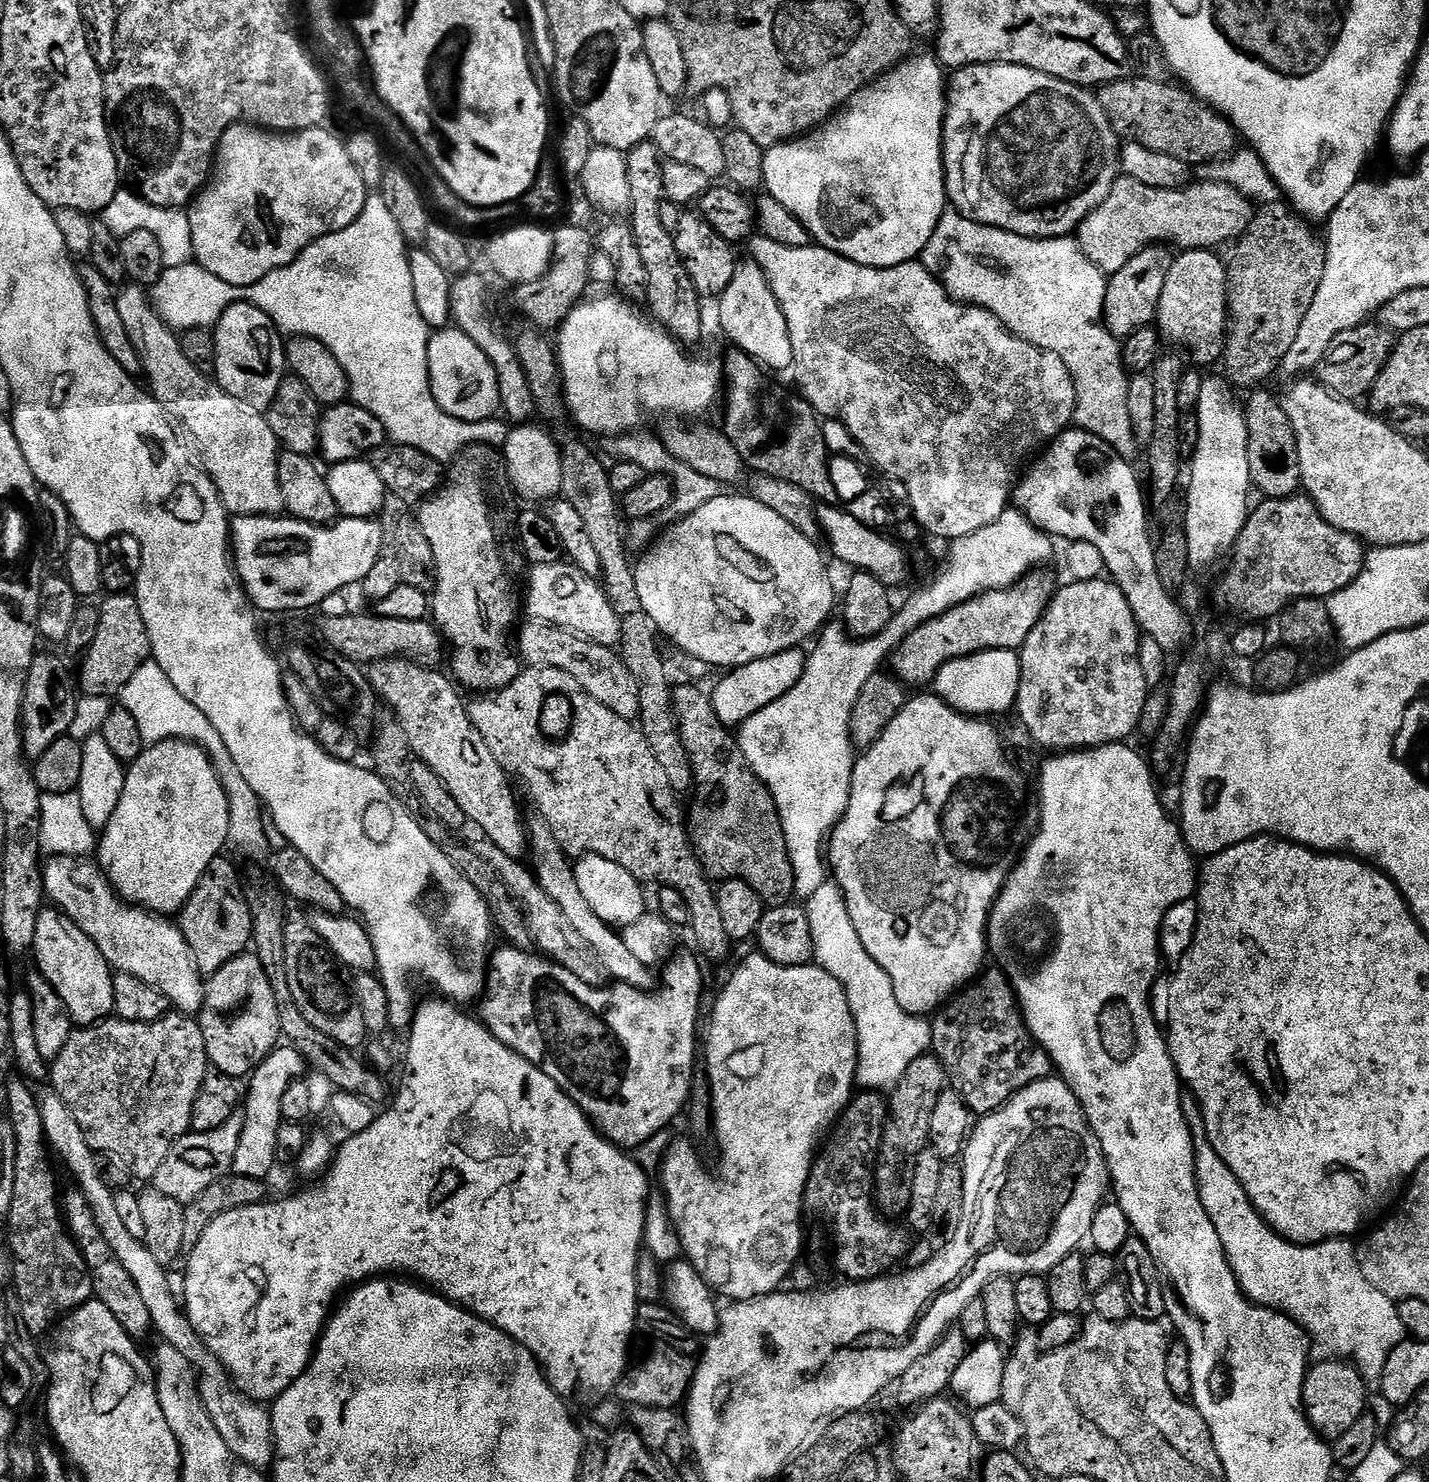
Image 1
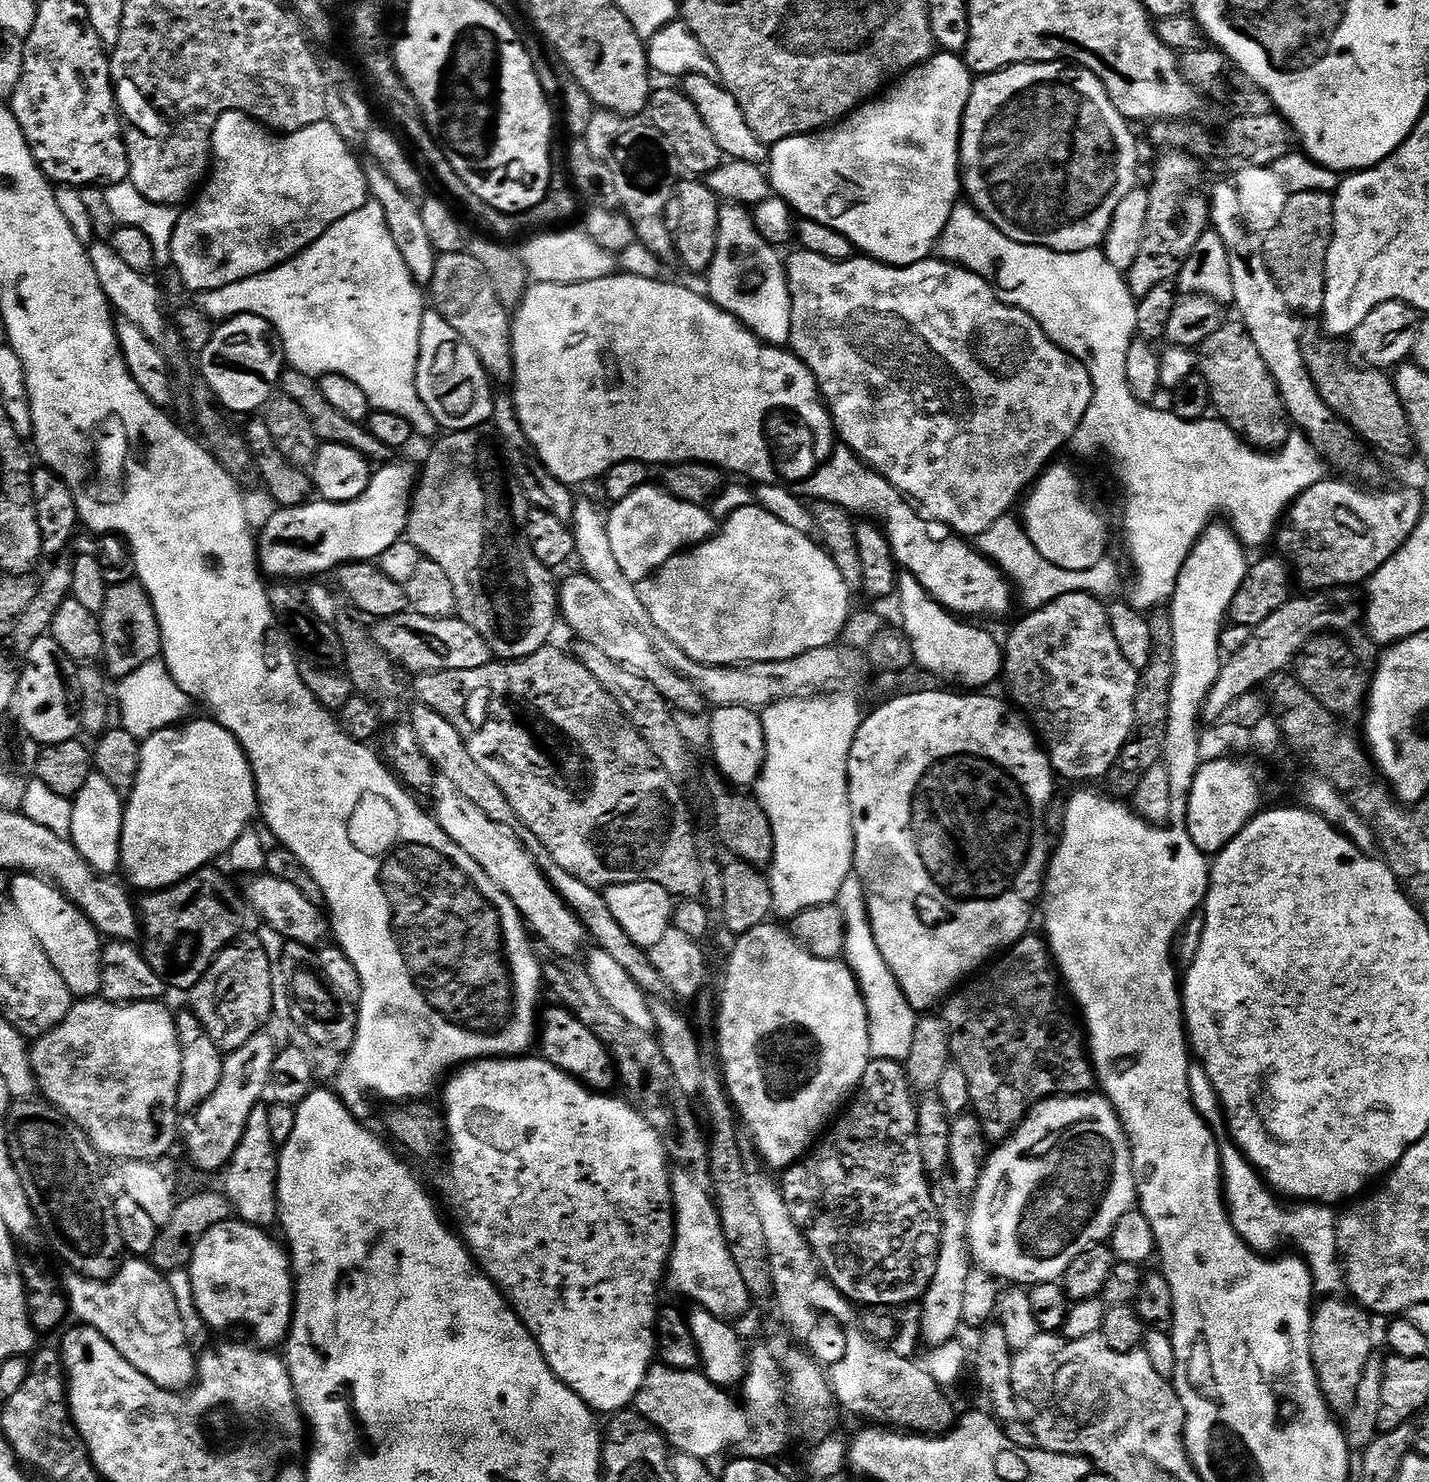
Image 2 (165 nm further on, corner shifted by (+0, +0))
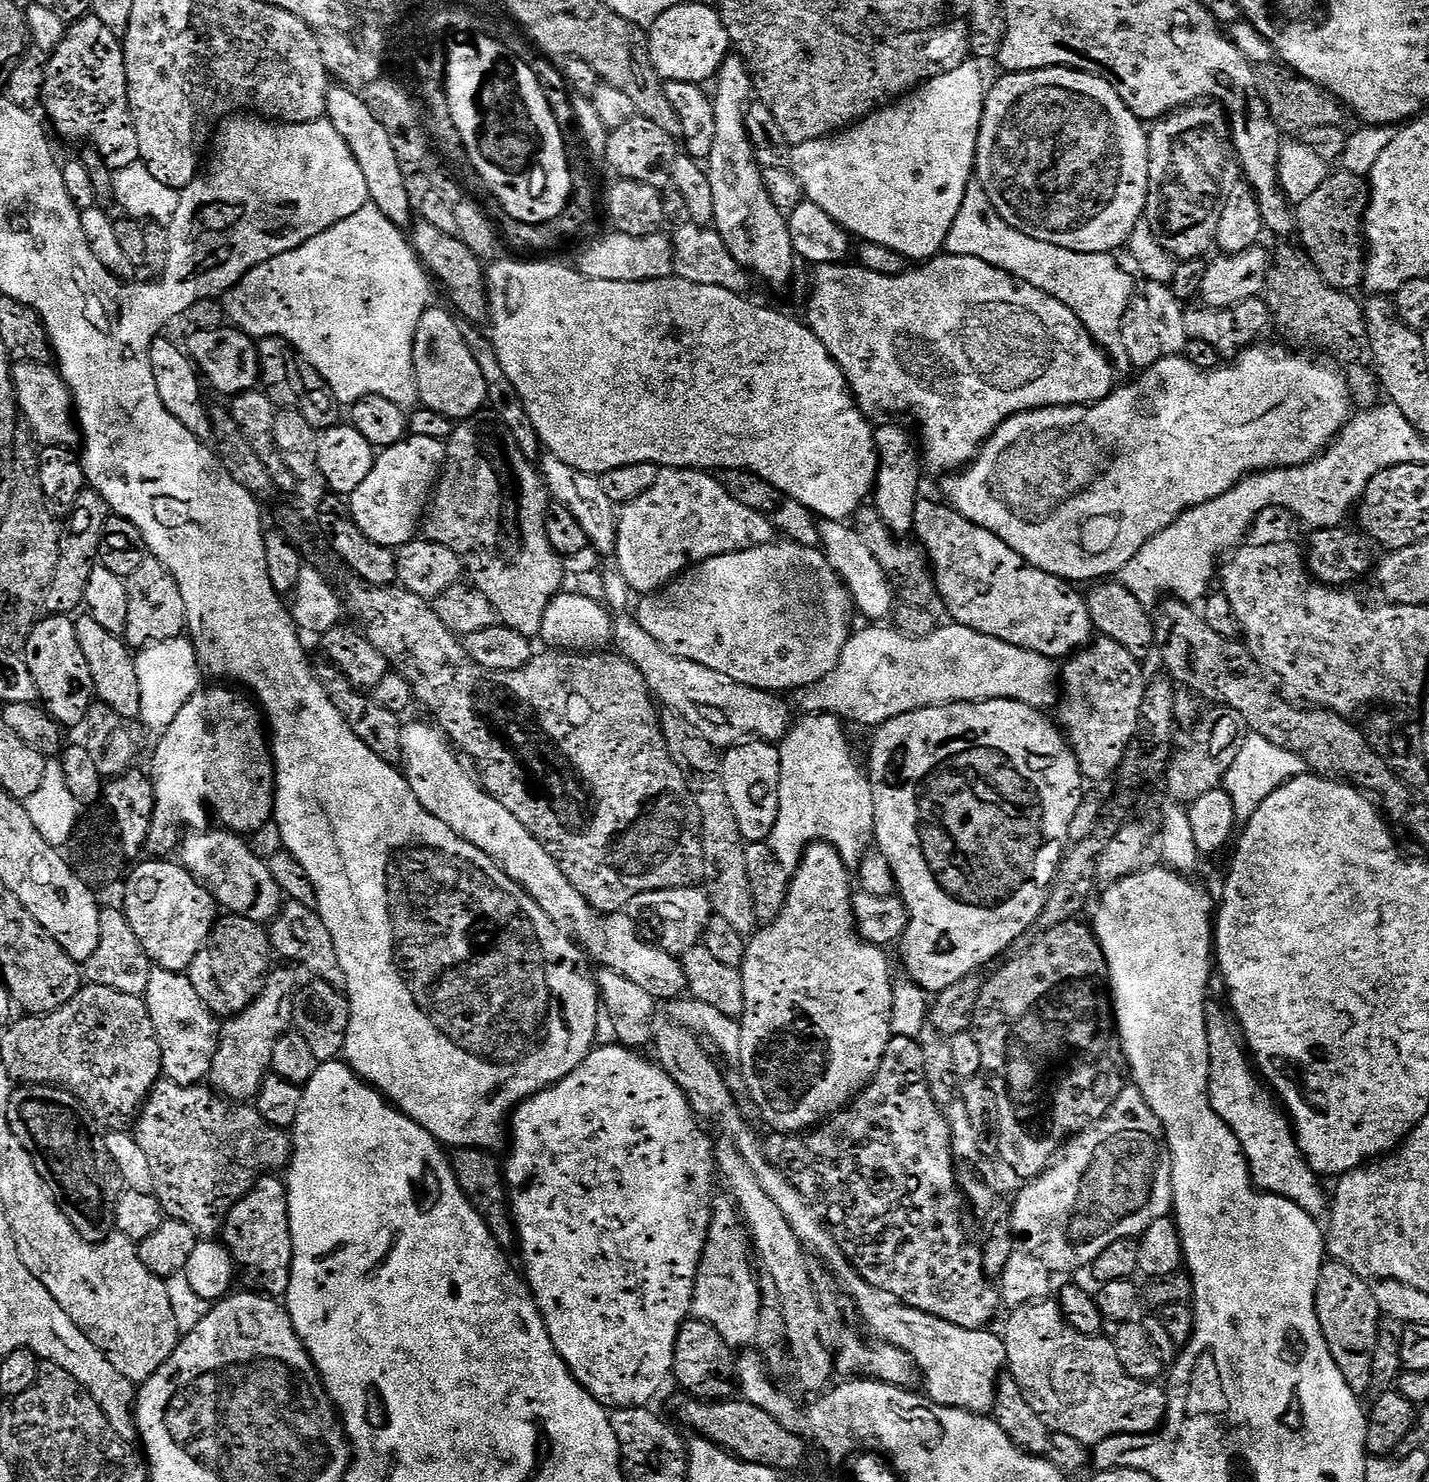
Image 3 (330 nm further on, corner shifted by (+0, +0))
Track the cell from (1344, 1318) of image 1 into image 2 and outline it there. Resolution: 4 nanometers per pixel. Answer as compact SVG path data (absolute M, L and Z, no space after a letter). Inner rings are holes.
M1198 1062L1189 1063L1188 1077L1194 1106L1211 1128L1216 1136L1216 1144L1220 1147L1220 1174L1224 1182L1224 1198L1234 1230L1255 1252L1261 1254L1272 1254L1280 1250L1275 1248L1280 1248L1283 1244L1293 1244L1297 1248L1293 1249L1311 1270L1312 1283L1321 1297L1332 1298L1343 1293L1346 1281L1338 1250L1337 1209L1323 1202L1304 1202L1299 1206L1292 1206L1296 1208L1283 1208L1276 1201L1279 1200L1277 1193L1268 1187L1264 1177L1257 1172L1255 1166L1247 1160L1228 1135L1224 1110L1204 1067Z

